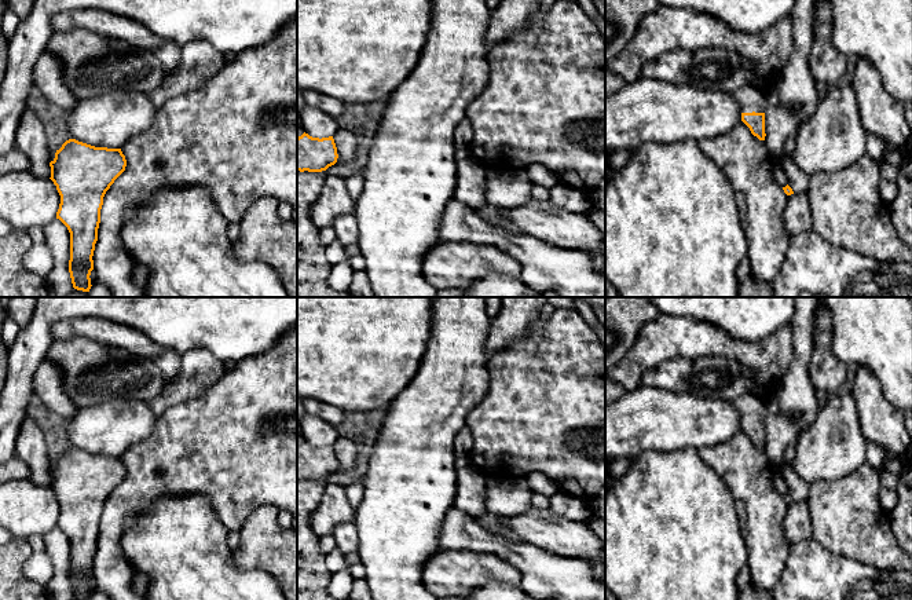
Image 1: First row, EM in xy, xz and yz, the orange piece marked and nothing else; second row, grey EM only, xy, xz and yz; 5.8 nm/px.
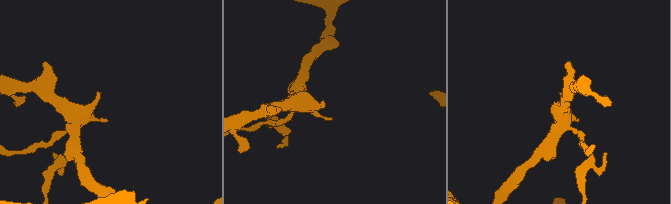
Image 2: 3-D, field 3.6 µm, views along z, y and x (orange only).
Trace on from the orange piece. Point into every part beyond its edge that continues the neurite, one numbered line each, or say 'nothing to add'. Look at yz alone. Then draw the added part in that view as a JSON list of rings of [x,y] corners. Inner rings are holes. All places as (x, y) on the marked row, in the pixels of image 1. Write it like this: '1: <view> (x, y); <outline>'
1: yz (750, 99); [[[755,87],[740,88],[732,96],[737,100],[741,113],[766,113],[769,95]]]

